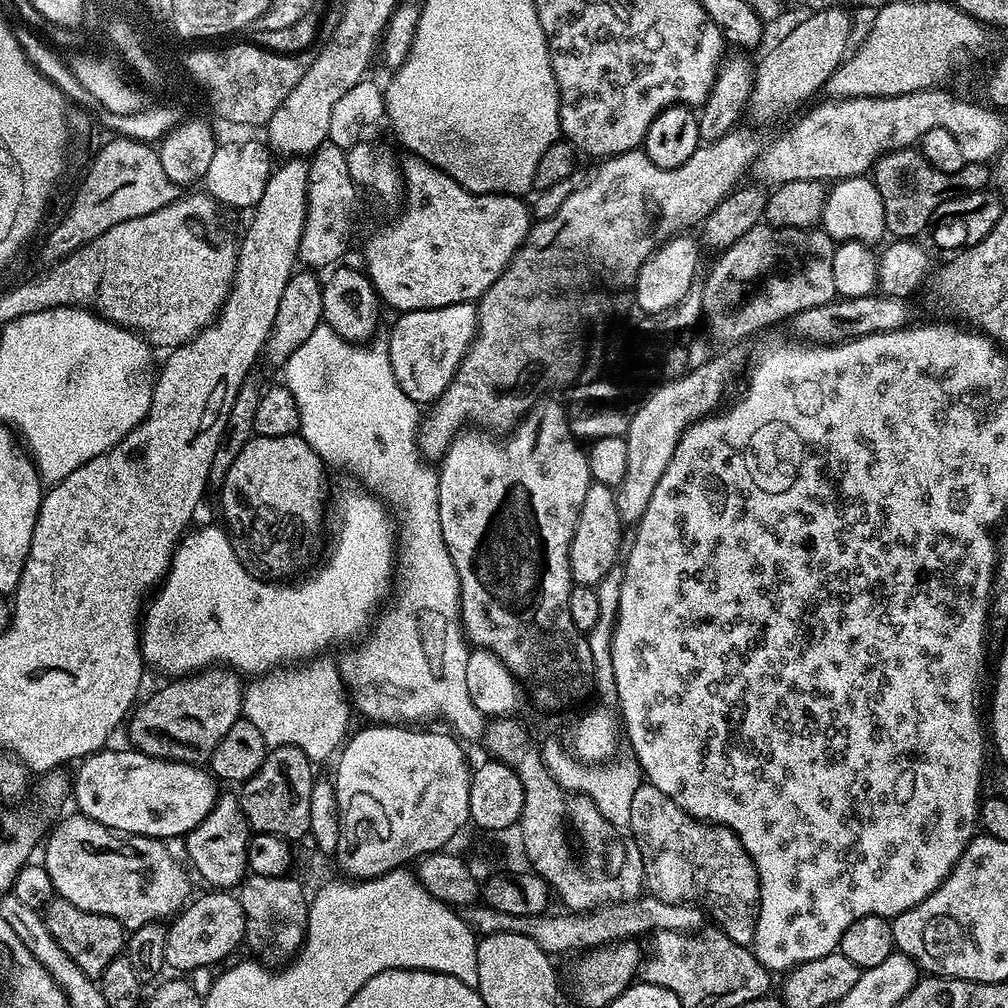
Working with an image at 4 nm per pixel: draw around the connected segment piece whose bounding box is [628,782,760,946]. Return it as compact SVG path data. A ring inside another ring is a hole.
M647 782L641 783L634 802L630 802L628 828L631 839L635 840L638 850L642 850L644 879L651 895L671 904L695 902L708 910L713 908L720 915L719 927L728 937L739 944L751 945L760 913L760 879L750 854L746 854L742 842L731 830L722 824L709 824L688 816L673 800L666 798L662 790Z

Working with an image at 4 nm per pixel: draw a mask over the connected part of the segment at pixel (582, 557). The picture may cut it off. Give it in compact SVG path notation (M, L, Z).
M594 482L588 487L586 502L582 504L578 526L576 527L576 533L572 539L572 546L570 548L570 568L572 570L573 585L600 586L600 583L607 578L608 571L615 566L616 559L622 556L622 548L620 552L620 535L624 531L626 531L626 528L618 514L615 491L605 486L605 484Z

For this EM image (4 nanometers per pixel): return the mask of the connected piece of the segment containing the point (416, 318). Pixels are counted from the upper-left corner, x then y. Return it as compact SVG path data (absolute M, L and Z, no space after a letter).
M475 303L451 304L441 308L423 308L395 317L396 325L386 339L390 366L398 386L417 406L431 406L450 386L464 355L476 339L478 308Z

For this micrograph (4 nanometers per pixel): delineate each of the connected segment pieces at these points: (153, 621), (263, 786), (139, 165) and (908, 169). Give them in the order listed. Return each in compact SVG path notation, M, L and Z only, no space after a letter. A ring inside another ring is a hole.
M355 487L346 489L340 496L340 529L336 532L336 541L332 544L332 553L329 554L328 561L317 570L316 576L302 581L301 584L284 584L288 582L267 584L266 581L251 576L248 573L251 571L236 556L236 552L232 548L232 541L223 527L200 528L197 532L189 531L177 544L176 551L172 554L172 563L162 583L155 589L155 592L157 591L156 597L152 601L150 601L151 599L147 601L146 611L142 616L142 631L138 636L143 663L147 667L149 664L150 667L165 672L168 678L183 678L213 666L227 666L237 674L243 674L245 677L248 675L248 678L256 678L261 674L271 673L281 666L288 666L293 662L307 662L313 657L319 657L321 654L328 652L327 648L331 644L336 644L339 640L352 640L365 627L364 632L373 623L374 617L377 615L376 604L382 603L384 599L386 599L385 601L389 599L388 583L393 583L394 580L394 557L398 552L398 532L397 529L392 529L392 516L384 509L386 507L385 501L363 487Z
M293 745L273 747L265 755L260 769L243 781L241 788L244 789L238 792L240 809L253 833L274 834L289 842L309 835L310 794L314 783L312 768L313 761Z
M112 138L100 148L92 160L76 197L72 209L60 220L60 225L49 234L40 250L44 266L57 264L59 260L76 251L81 244L106 234L110 226L126 222L130 218L142 218L142 214L154 214L162 206L173 204L178 199L178 185L166 178L157 149L151 143L125 138Z
M897 148L885 152L871 169L870 178L882 198L884 227L887 235L901 240L919 237L919 232L932 223L932 211L943 200L950 200L965 192L982 192L989 187L990 172L985 165L965 163L962 170L954 174L938 172L930 167L919 150Z

